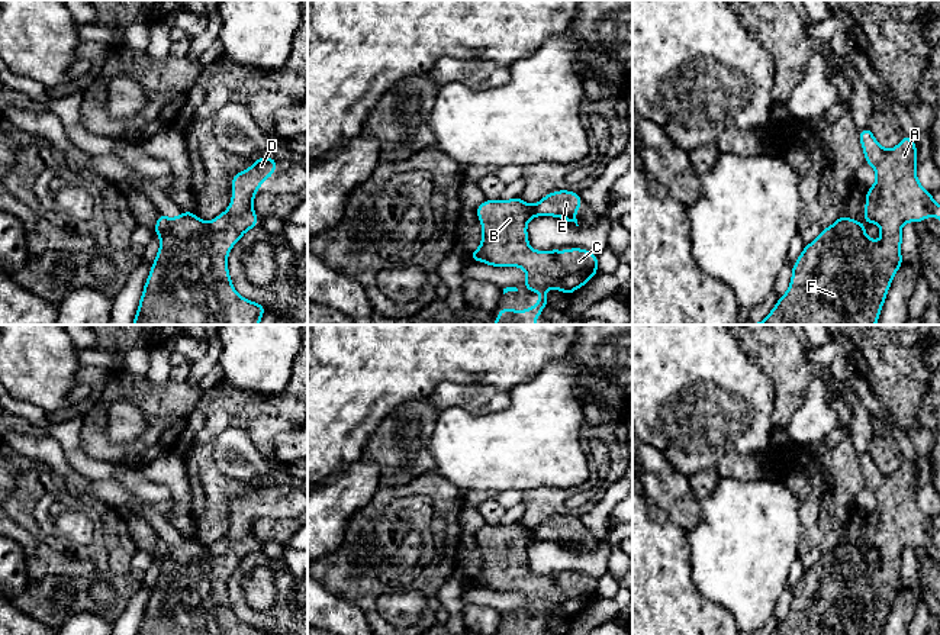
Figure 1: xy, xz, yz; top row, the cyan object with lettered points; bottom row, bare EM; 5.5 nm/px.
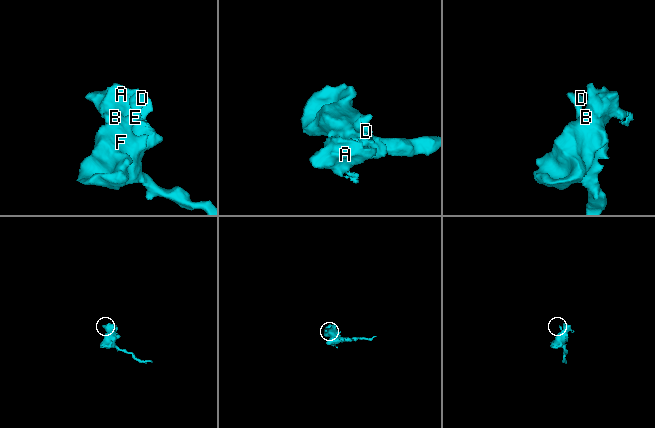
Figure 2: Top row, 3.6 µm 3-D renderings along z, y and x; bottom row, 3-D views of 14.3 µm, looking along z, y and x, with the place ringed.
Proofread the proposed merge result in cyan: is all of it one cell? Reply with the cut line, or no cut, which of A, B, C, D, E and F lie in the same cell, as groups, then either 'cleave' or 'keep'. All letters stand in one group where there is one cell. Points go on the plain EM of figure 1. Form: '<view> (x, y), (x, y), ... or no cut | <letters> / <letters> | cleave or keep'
no cut | A B C D E F | keep

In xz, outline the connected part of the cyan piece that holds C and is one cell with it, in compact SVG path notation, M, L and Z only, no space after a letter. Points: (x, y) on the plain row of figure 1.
M569 515L553 516L535 529L521 522L485 525L476 532L482 547L482 568L469 581L492 592L522 593L527 597L522 612L543 619L534 632L525 635L544 635L548 629L547 613L572 621L599 599L598 580L582 573L535 576L528 568L527 549L535 541L553 541L579 551L574 538L580 531L580 519Z

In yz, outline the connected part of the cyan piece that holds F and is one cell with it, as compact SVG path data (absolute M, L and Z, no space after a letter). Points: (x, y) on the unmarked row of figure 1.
M869 452L859 457L865 487L876 497L875 509L866 515L863 539L867 548L881 552L881 565L875 567L865 557L863 548L849 541L838 542L831 551L804 570L802 578L792 590L792 603L786 618L772 635L882 635L892 603L904 589L901 580L901 552L907 547L923 547L931 538L940 545L940 531L918 506L917 470L904 460L901 467L885 474Z

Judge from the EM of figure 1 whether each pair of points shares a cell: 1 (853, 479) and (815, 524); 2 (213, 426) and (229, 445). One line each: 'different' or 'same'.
1: same
2: different

